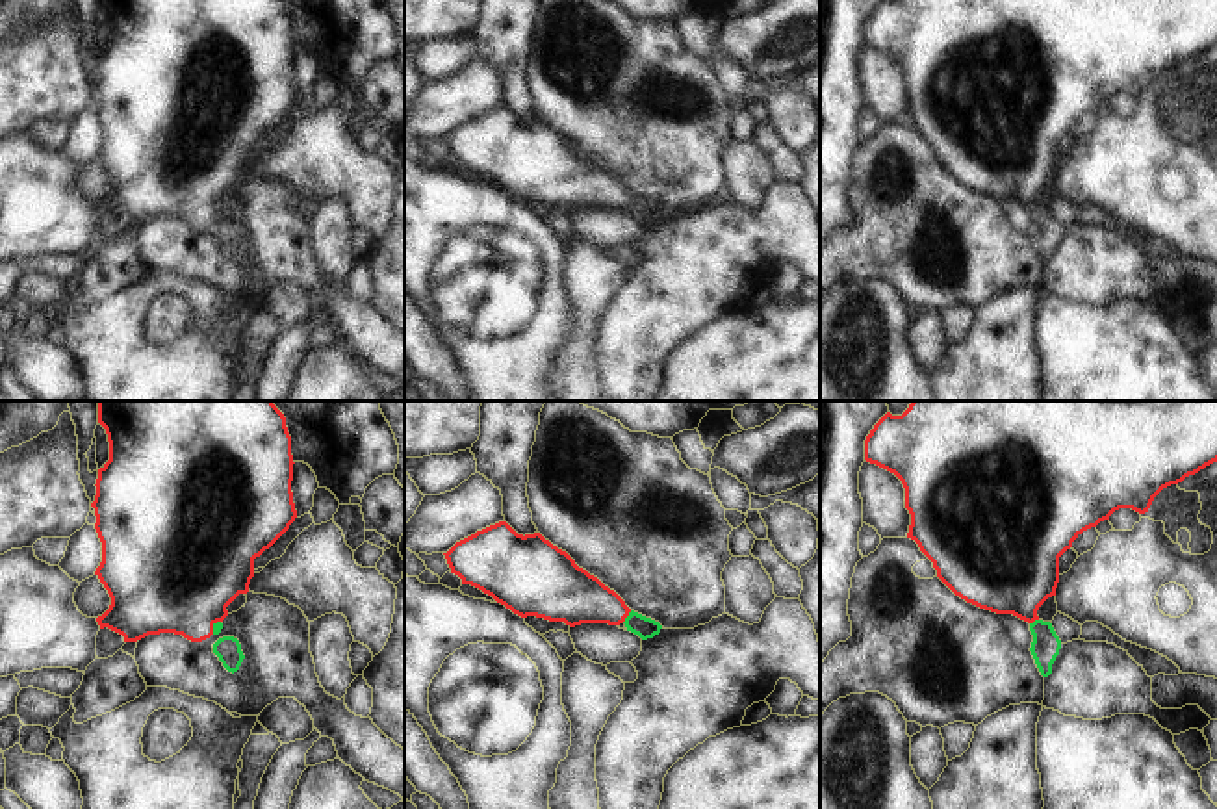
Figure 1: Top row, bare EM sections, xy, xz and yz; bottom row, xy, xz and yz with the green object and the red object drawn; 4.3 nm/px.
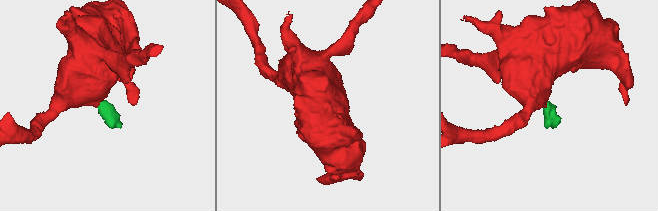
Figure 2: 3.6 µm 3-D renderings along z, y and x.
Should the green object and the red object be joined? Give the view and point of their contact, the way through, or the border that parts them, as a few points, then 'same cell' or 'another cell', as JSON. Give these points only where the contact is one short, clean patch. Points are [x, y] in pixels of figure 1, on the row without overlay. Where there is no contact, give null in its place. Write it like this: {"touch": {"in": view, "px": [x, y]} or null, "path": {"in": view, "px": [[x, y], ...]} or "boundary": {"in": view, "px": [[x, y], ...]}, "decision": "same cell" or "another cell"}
{"touch": {"in": "xz", "px": [627, 201]}, "path": {"in": "xz", "px": [[646, 212], [627, 201], [574, 180]]}, "decision": "same cell"}

